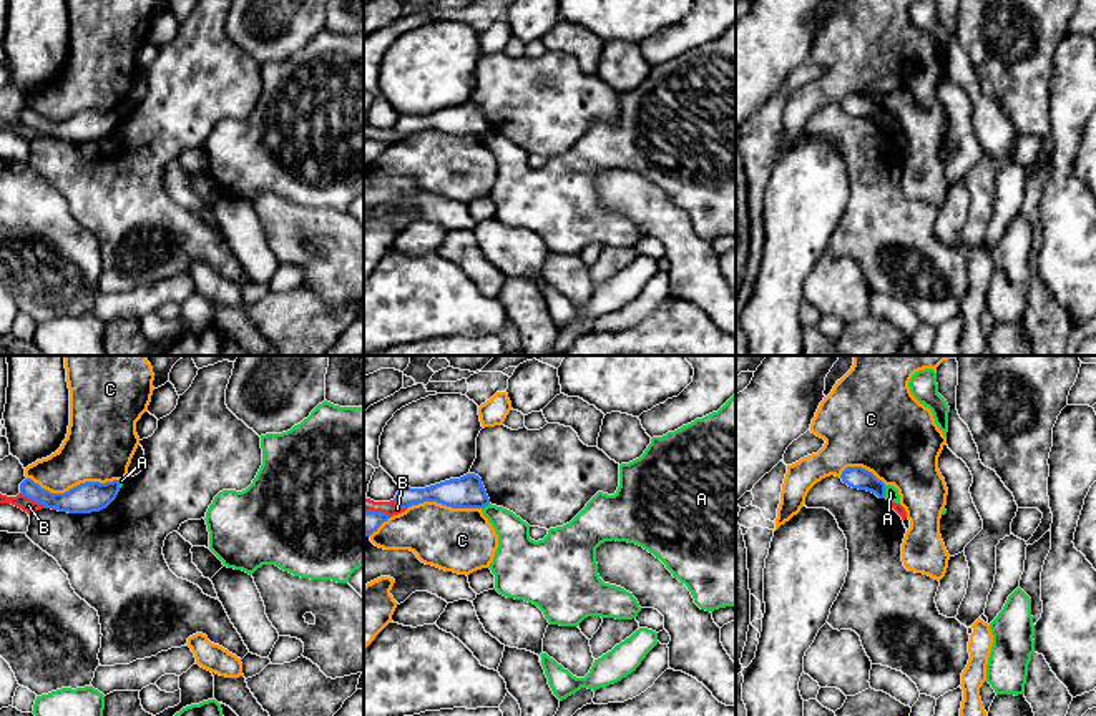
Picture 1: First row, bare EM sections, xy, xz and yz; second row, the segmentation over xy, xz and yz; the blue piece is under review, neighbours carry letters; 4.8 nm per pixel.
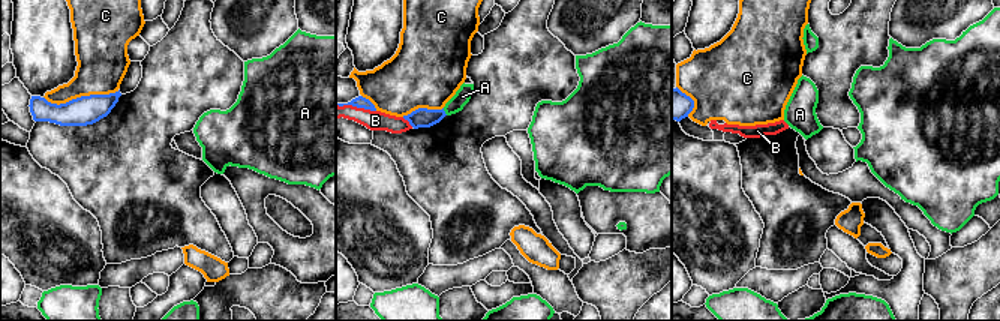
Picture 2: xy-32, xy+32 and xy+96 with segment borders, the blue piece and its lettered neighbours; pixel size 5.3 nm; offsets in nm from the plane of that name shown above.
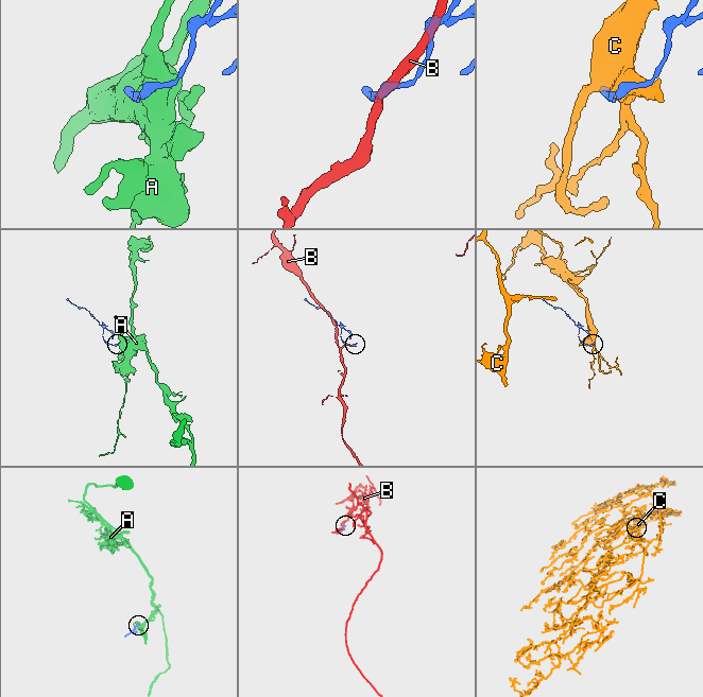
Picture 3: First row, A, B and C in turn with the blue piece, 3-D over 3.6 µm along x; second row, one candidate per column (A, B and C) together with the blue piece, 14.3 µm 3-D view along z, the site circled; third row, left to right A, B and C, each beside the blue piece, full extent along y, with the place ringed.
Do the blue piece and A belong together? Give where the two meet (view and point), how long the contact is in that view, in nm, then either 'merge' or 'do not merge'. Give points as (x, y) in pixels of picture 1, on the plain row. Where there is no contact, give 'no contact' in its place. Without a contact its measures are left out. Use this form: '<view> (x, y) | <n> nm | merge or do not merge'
yz (884, 120) | 60 nm | do not merge

